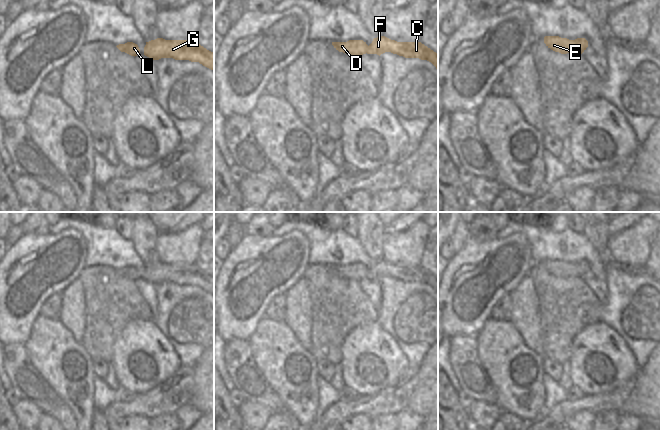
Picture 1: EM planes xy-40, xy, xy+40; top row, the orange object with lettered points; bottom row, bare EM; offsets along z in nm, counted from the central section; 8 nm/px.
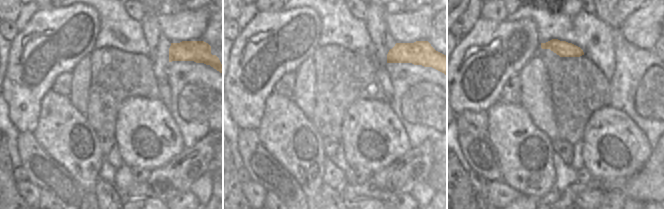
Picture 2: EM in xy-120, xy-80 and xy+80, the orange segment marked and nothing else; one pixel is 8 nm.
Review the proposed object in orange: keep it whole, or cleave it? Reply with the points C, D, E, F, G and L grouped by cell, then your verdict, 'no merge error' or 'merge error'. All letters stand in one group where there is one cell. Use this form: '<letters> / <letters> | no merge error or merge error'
C D E F G L | no merge error

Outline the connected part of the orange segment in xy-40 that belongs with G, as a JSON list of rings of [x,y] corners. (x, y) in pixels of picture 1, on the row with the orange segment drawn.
[[[157,38],[146,42],[144,55],[153,59],[173,58],[199,62],[214,71],[214,52],[201,46],[196,40],[165,40]]]

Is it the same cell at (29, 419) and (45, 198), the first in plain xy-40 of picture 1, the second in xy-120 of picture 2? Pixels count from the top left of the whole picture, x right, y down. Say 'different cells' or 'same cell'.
different cells

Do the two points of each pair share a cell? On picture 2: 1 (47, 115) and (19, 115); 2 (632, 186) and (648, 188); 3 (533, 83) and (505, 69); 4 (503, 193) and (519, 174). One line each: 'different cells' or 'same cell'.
1: different cells
2: same cell
3: different cells
4: different cells

